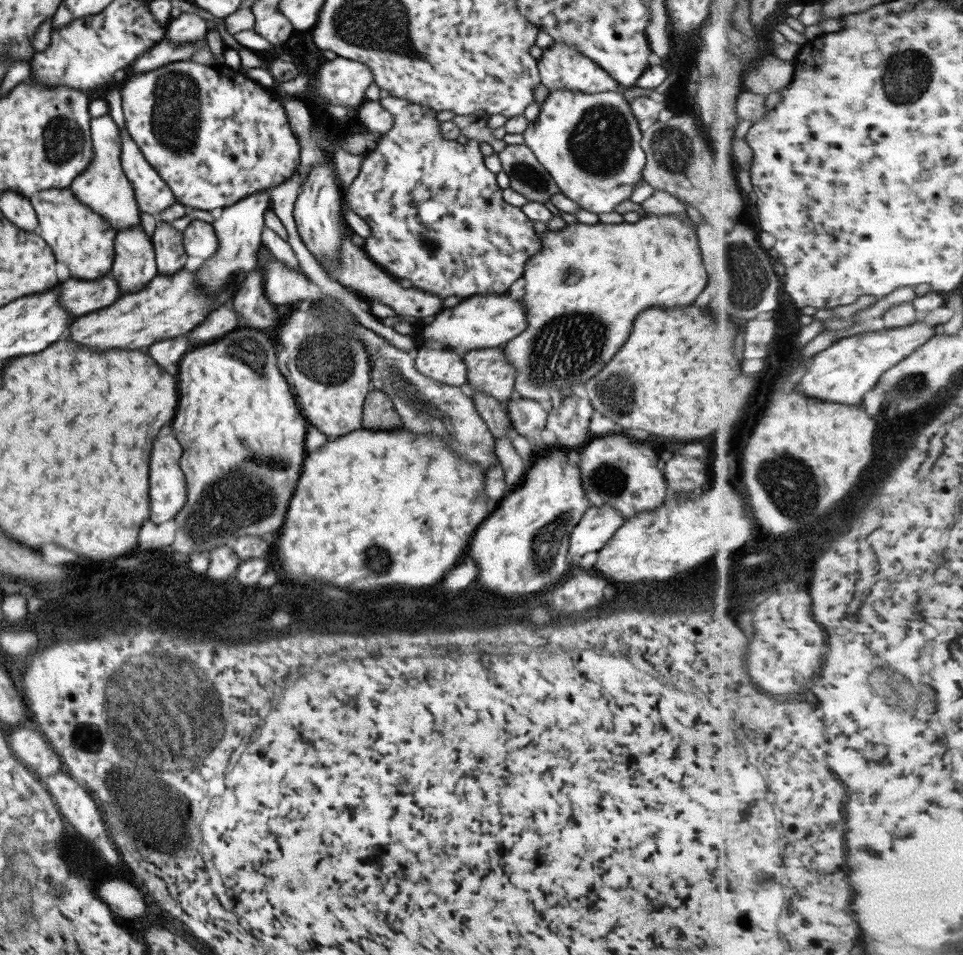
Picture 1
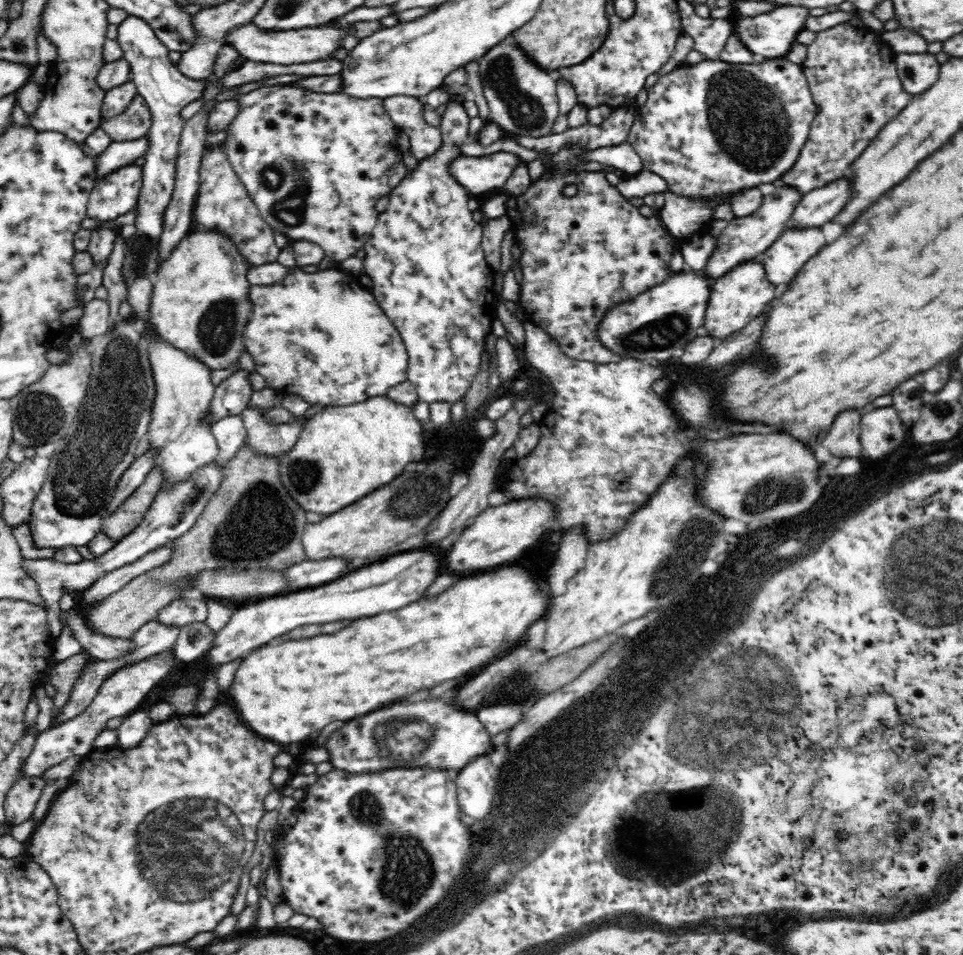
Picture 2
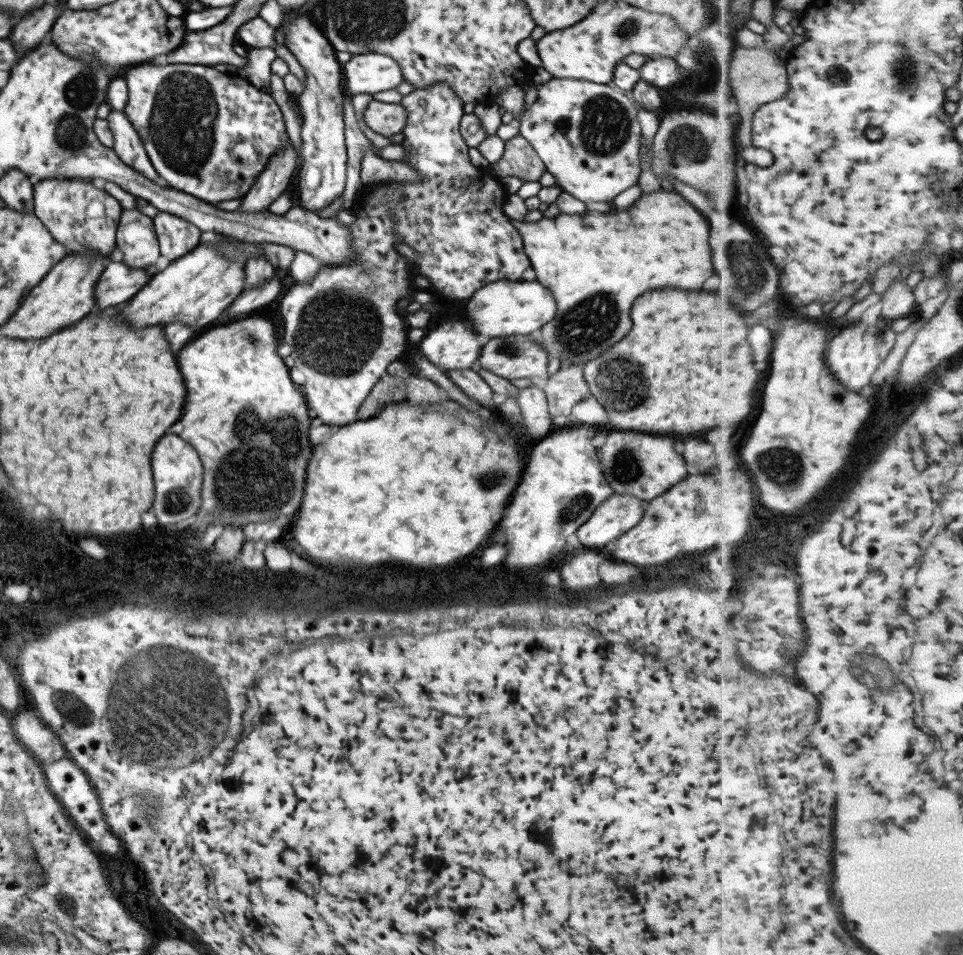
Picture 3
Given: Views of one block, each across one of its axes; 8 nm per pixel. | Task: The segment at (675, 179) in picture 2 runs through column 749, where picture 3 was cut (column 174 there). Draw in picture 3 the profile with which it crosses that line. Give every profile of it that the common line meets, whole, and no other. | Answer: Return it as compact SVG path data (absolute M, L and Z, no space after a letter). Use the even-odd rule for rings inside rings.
M151 62L131 67L125 74L128 100L122 114L138 135L154 172L166 185L215 206L223 200L242 196L264 170L269 156L285 148L288 137L280 109L271 94L249 85L237 74L221 73L211 64L166 64L155 66ZM251 143L255 163L237 160L231 148L235 144Z

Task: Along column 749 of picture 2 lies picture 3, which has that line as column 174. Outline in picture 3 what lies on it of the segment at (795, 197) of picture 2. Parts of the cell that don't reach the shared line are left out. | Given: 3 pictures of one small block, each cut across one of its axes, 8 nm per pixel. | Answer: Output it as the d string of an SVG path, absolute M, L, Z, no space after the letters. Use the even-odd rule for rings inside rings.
M157 211L152 218L159 254L174 261L197 247L200 230L173 214Z

